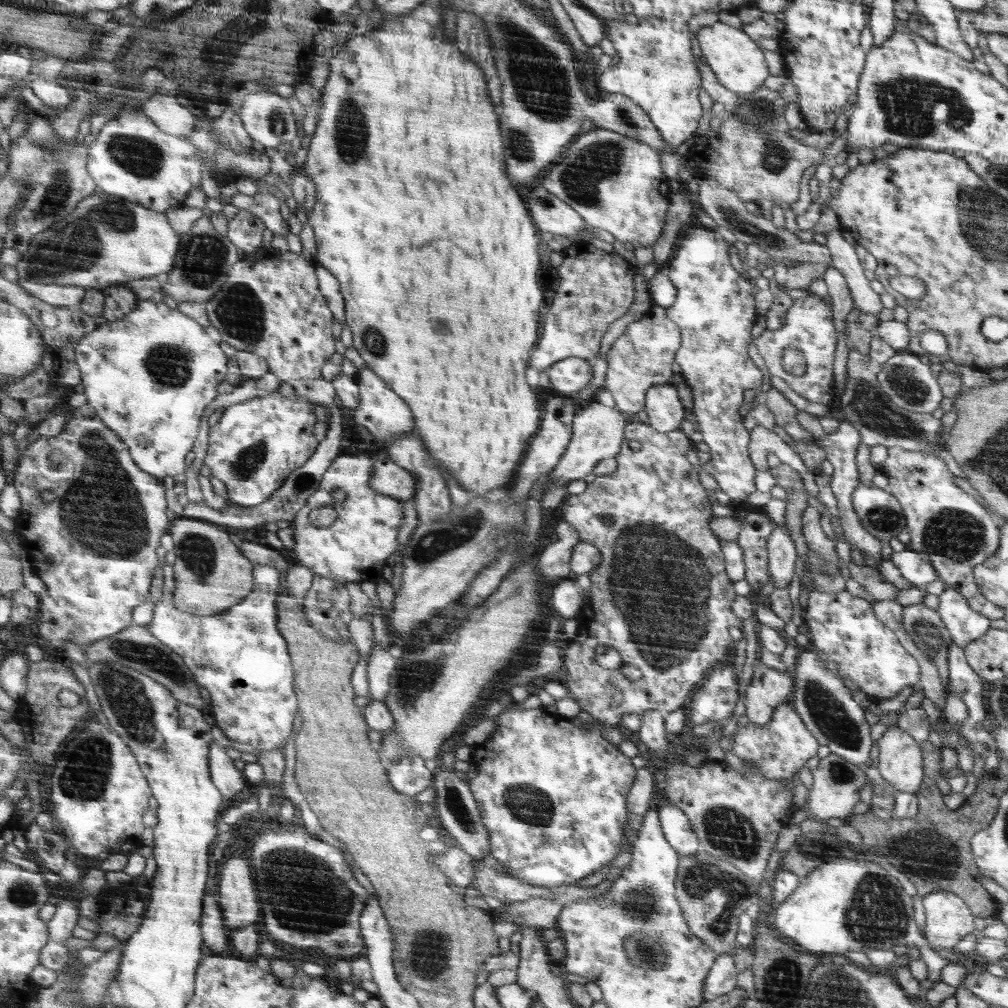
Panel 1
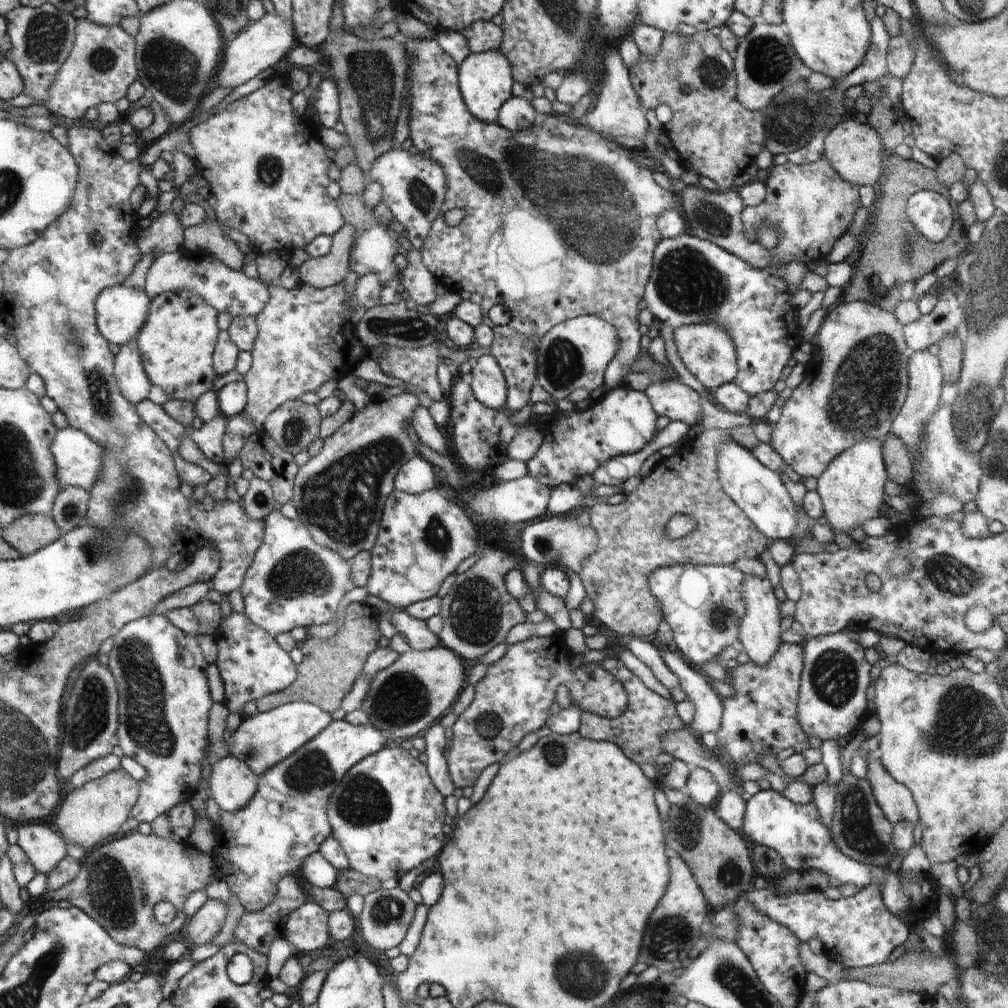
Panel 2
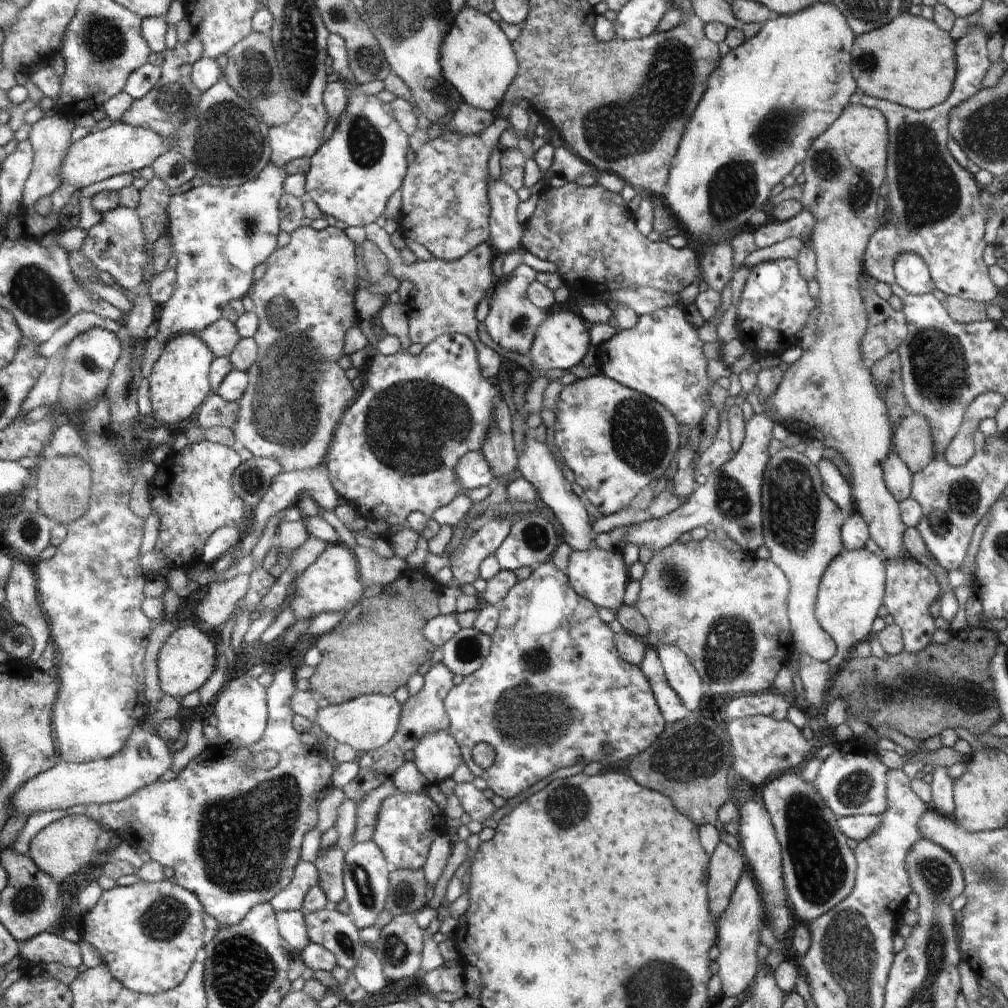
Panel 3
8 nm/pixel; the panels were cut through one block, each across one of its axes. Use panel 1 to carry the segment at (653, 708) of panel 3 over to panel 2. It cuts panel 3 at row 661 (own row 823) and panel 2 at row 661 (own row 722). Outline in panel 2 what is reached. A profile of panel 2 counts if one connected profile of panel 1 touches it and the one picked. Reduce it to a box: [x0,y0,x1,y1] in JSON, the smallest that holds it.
[445,630,628,789]

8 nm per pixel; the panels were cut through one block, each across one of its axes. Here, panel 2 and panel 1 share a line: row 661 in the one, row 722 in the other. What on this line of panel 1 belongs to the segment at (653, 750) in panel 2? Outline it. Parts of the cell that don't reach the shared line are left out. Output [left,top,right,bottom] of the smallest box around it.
[562,422,742,728]

